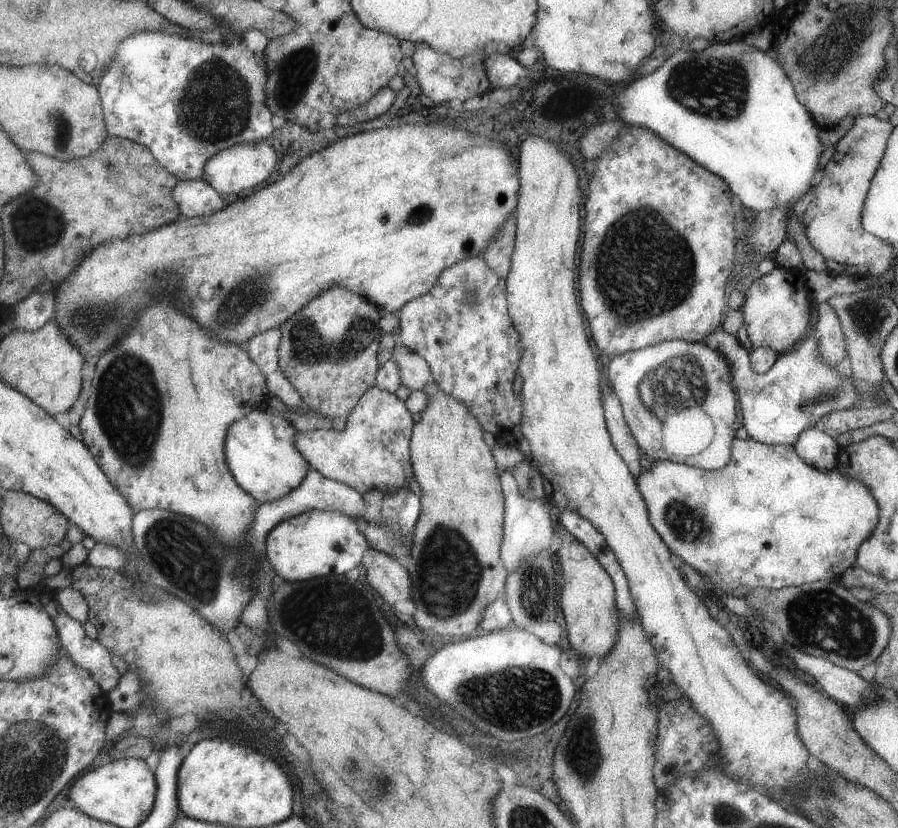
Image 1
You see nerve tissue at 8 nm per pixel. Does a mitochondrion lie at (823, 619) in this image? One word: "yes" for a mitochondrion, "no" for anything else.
yes

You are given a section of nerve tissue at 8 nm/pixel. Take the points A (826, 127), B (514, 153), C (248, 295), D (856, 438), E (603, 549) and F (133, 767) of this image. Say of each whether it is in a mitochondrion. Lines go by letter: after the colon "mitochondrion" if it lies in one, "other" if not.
A: other
B: other
C: mitochondrion
D: other
E: other
F: other

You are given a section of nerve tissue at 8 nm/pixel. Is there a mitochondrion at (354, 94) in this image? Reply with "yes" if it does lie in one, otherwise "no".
no

